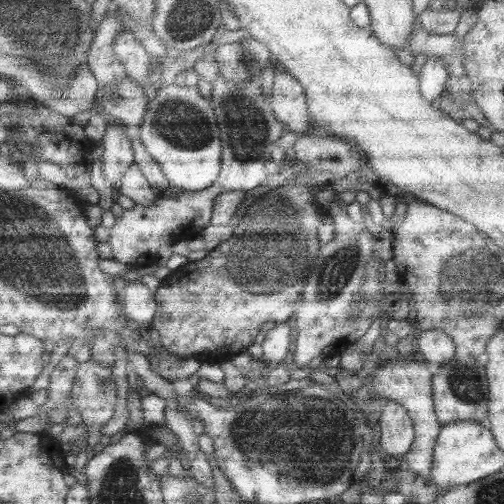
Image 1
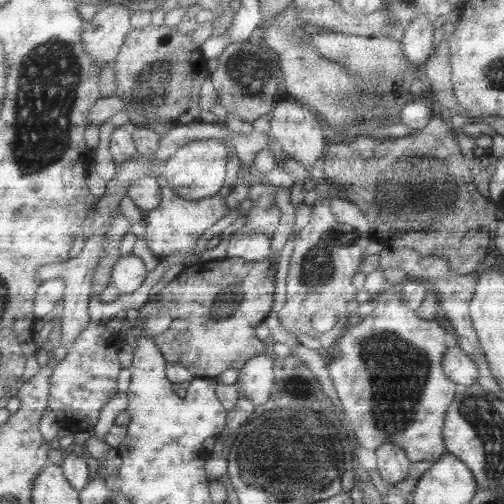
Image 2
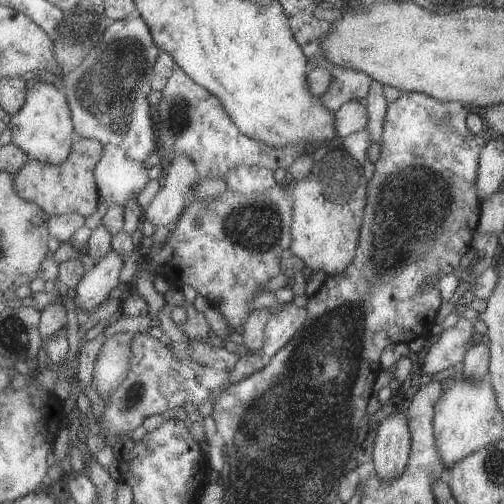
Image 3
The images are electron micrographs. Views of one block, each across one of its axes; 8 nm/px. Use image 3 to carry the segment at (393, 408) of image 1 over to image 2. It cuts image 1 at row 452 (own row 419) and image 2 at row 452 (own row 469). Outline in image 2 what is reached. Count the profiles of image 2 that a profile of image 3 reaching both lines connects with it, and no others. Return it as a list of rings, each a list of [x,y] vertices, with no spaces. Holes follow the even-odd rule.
[[[385,442],[375,450],[375,456],[377,456],[377,468],[375,470],[379,472],[379,476],[383,480],[389,482],[389,486],[401,482],[407,476],[411,462],[399,446]]]

